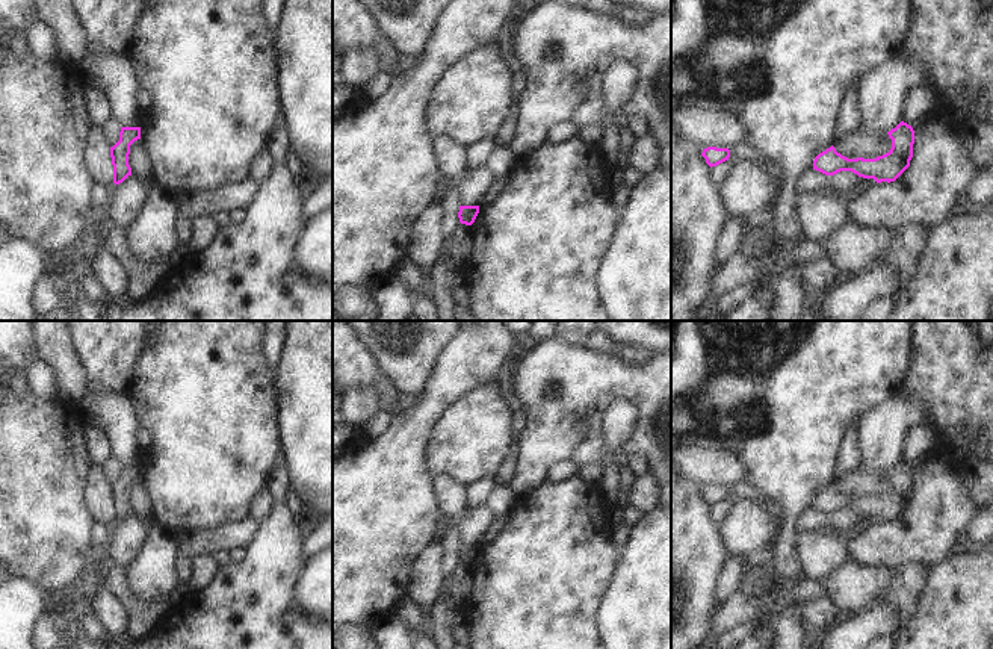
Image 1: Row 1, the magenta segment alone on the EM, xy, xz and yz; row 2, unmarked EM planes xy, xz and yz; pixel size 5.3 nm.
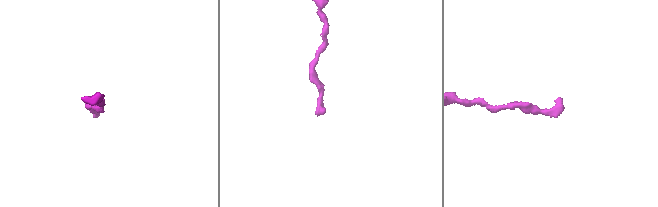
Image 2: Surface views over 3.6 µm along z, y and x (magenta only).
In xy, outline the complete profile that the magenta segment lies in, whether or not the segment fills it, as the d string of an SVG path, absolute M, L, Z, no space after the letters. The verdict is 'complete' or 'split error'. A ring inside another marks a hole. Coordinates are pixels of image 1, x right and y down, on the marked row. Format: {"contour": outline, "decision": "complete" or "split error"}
{"contour": "M121 127L119 141L110 147L110 157L113 165L113 183L122 183L131 175L128 165L130 145L141 139L141 127Z", "decision": "complete"}

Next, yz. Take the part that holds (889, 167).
{"contour": "M901 121L895 129L887 132L887 135L892 139L892 148L883 156L875 159L848 159L831 145L815 157L813 169L825 175L851 171L858 177L874 179L877 183L895 182L910 166L914 130L911 126Z", "decision": "complete"}

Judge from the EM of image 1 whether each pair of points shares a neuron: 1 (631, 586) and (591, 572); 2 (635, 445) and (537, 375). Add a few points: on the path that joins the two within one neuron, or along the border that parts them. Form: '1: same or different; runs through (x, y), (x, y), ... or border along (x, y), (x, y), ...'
1: different; border along (611, 580), (597, 613)
2: same; runs through (646, 409), (620, 380), (573, 380)

